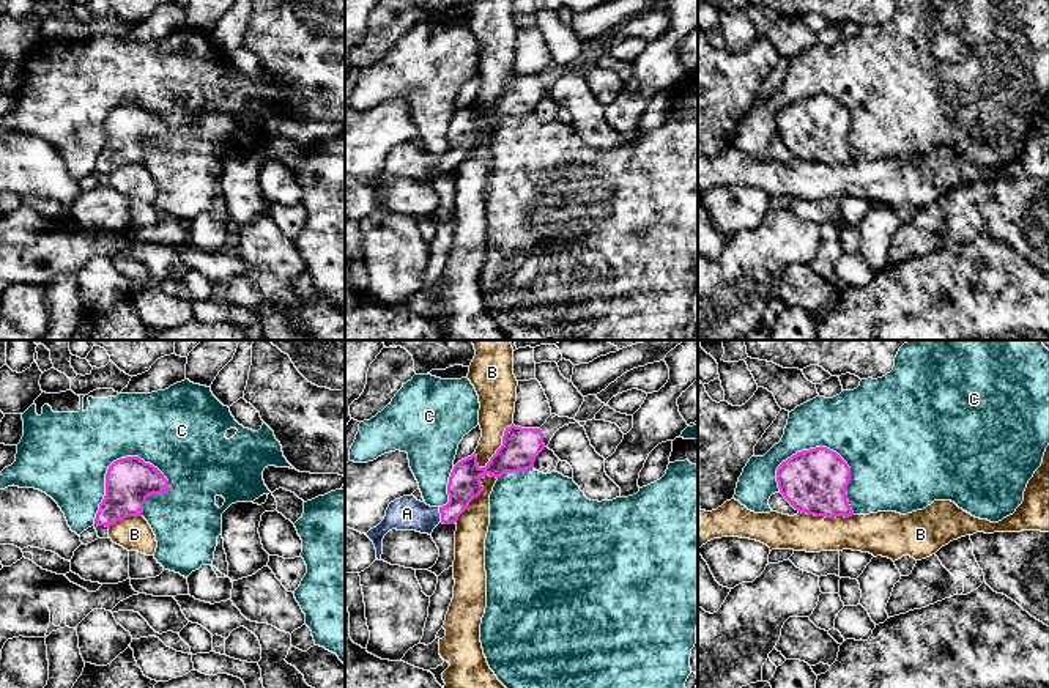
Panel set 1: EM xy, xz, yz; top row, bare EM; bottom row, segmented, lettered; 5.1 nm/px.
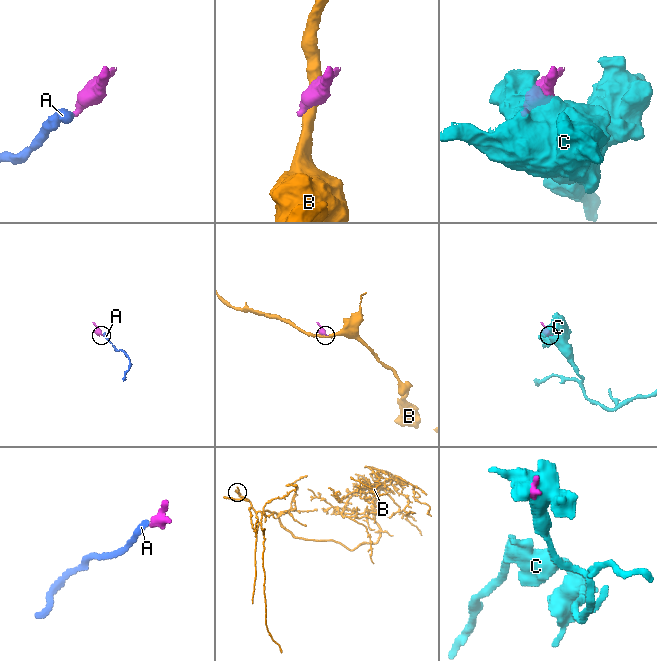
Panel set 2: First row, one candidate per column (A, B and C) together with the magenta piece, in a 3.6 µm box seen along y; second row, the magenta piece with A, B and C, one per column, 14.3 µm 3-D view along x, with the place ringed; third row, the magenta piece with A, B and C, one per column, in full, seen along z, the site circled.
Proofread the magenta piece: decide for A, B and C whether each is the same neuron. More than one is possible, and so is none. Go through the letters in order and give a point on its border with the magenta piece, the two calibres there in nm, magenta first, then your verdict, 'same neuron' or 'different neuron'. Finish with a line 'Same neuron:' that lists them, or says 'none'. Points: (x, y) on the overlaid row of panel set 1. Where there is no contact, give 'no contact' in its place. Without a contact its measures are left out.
A: meets magenta in xz at (441, 515); 160 nm thick on the magenta side, 180 nm on the other; same neuron
B: meets magenta in xz at (500, 447); 190 nm thick on the magenta side, 180 nm on the other; different neuron
C: meets magenta in xy at (111, 465); 240 nm thick on the magenta side, 440 nm on the other; different neuron
Same neuron: A

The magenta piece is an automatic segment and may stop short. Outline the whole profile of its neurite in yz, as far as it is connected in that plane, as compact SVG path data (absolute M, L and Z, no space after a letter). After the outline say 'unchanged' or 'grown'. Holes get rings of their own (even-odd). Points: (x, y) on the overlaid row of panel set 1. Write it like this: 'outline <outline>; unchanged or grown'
outline M816 447L802 450L777 469L780 493L799 512L814 516L854 515L847 501L851 468L833 450Z; unchanged

